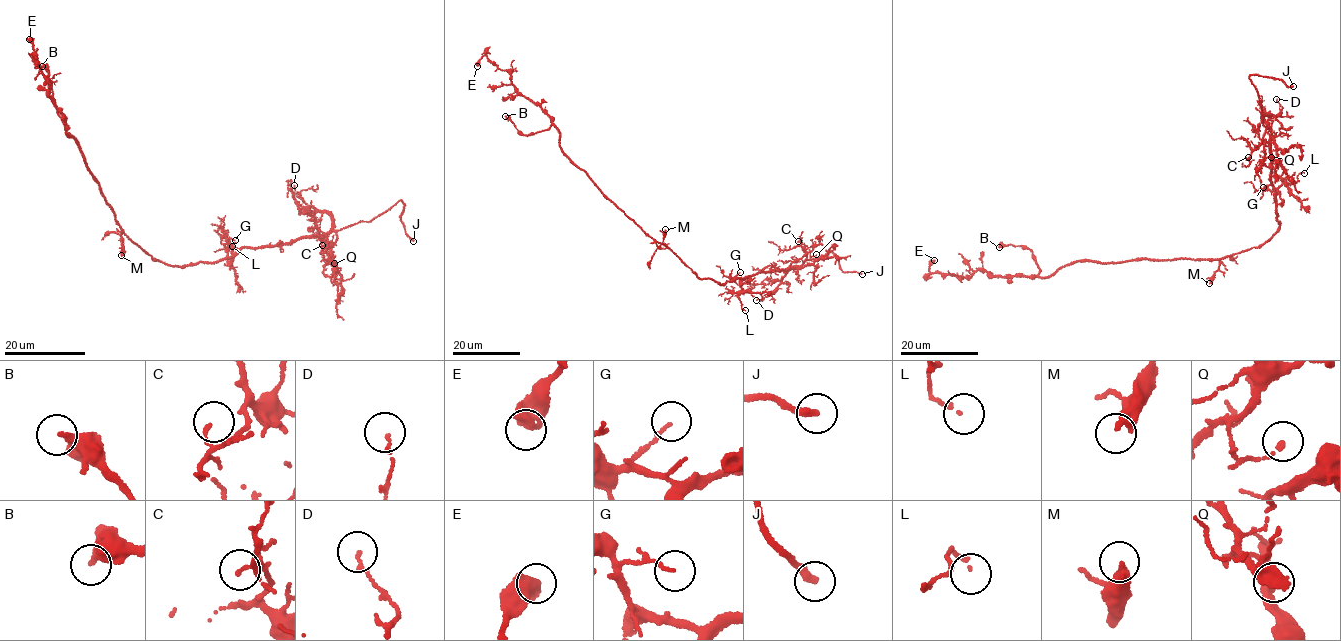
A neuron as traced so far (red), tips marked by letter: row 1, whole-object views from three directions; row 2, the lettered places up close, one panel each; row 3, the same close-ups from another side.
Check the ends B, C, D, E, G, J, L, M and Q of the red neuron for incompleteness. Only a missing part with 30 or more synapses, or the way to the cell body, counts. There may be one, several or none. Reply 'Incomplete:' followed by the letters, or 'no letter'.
Incomplete: J

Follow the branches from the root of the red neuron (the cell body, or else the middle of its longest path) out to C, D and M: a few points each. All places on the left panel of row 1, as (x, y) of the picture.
C: (137, 245), (157, 260), (183, 267), (229, 258), (242, 247), (279, 247), (335, 232), (336, 242), (322, 245)
D: (137, 245), (183, 267), (229, 258), (242, 247), (322, 237), (331, 216), (300, 206), (294, 185)
M: (137, 245), (122, 233), (121, 255)

